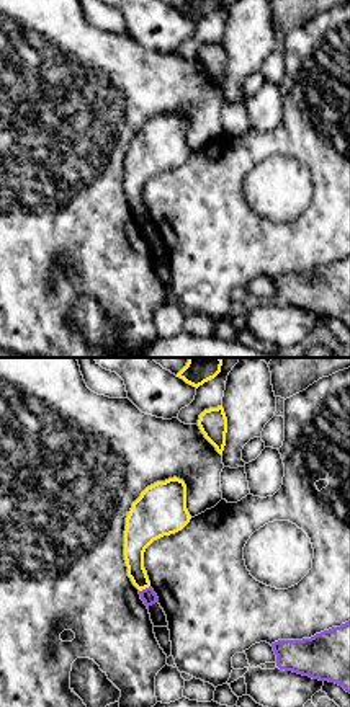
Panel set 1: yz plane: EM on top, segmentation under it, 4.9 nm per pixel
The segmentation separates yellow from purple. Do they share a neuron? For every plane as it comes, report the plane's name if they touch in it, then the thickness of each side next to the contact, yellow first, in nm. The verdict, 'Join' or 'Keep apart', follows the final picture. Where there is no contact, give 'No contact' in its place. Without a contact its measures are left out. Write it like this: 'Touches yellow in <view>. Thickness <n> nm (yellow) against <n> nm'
Touches yellow in yz. Thickness 130 nm (yellow) against 70 nm

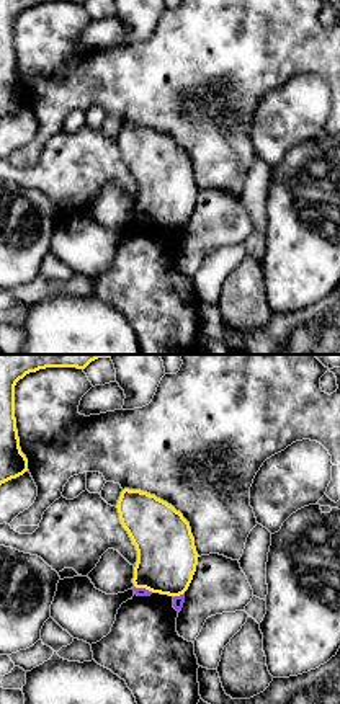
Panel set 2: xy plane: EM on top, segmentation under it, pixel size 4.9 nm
Touches yellow in xy. Thickness 300 nm (yellow) against 50 nm

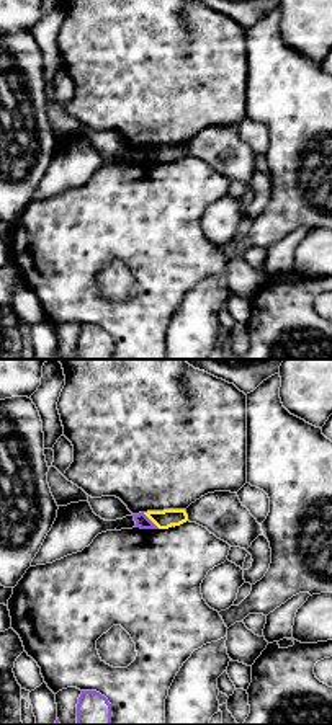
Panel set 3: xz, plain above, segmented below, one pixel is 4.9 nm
Touches yellow in xz. Thickness 90 nm (yellow) against 70 nm

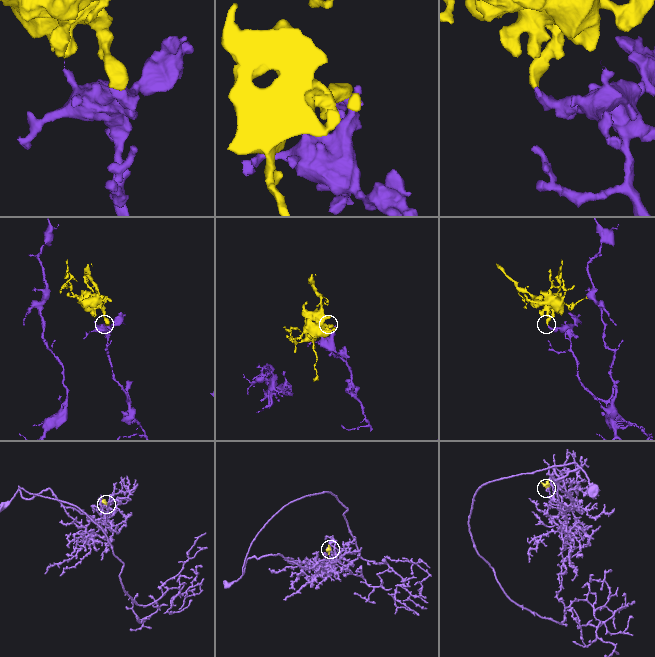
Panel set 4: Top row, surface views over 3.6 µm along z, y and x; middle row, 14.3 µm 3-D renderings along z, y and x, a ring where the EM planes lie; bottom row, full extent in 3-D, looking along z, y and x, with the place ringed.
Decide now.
Keep apart

